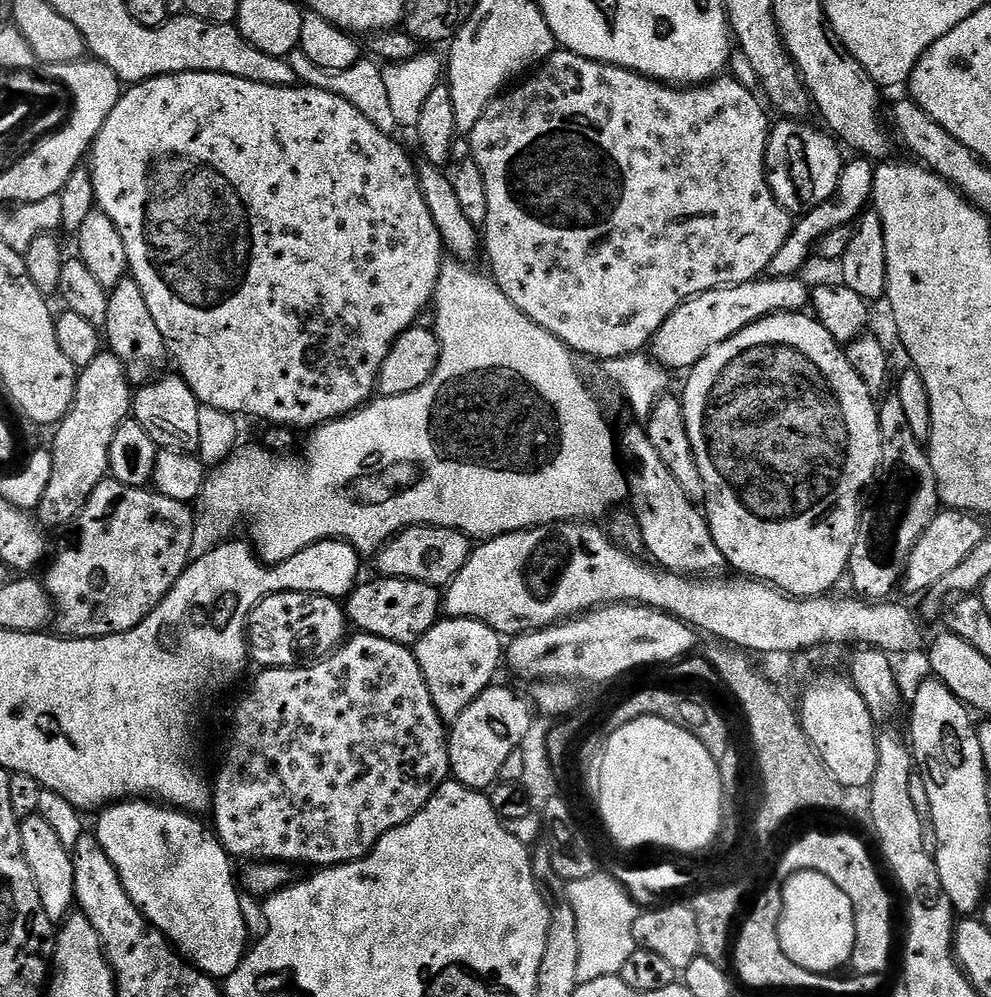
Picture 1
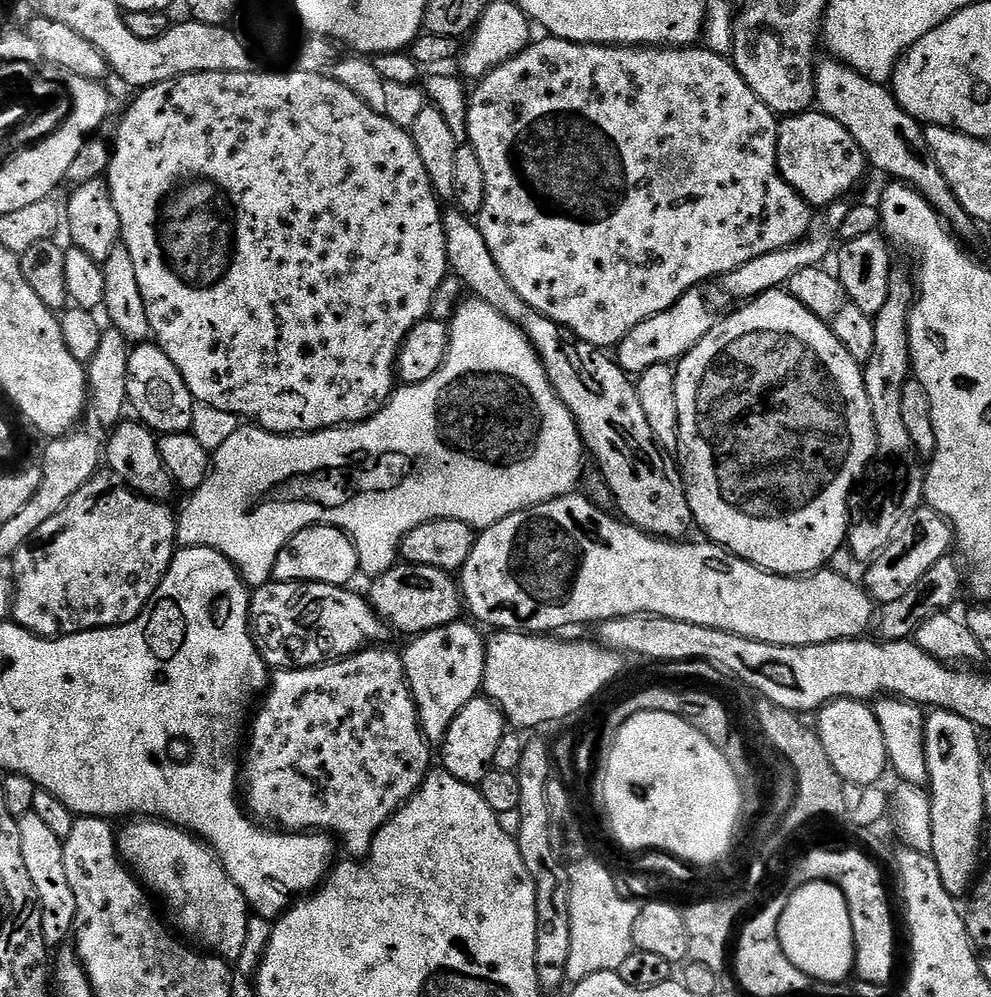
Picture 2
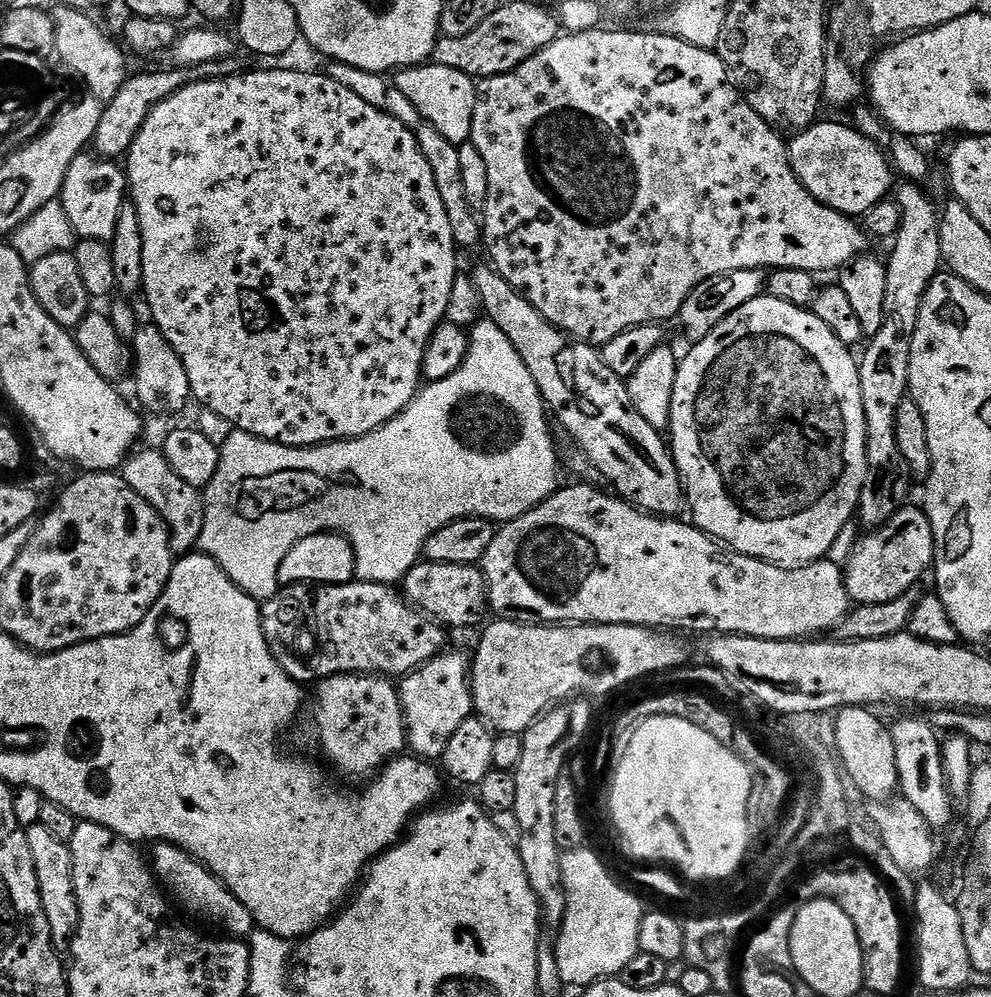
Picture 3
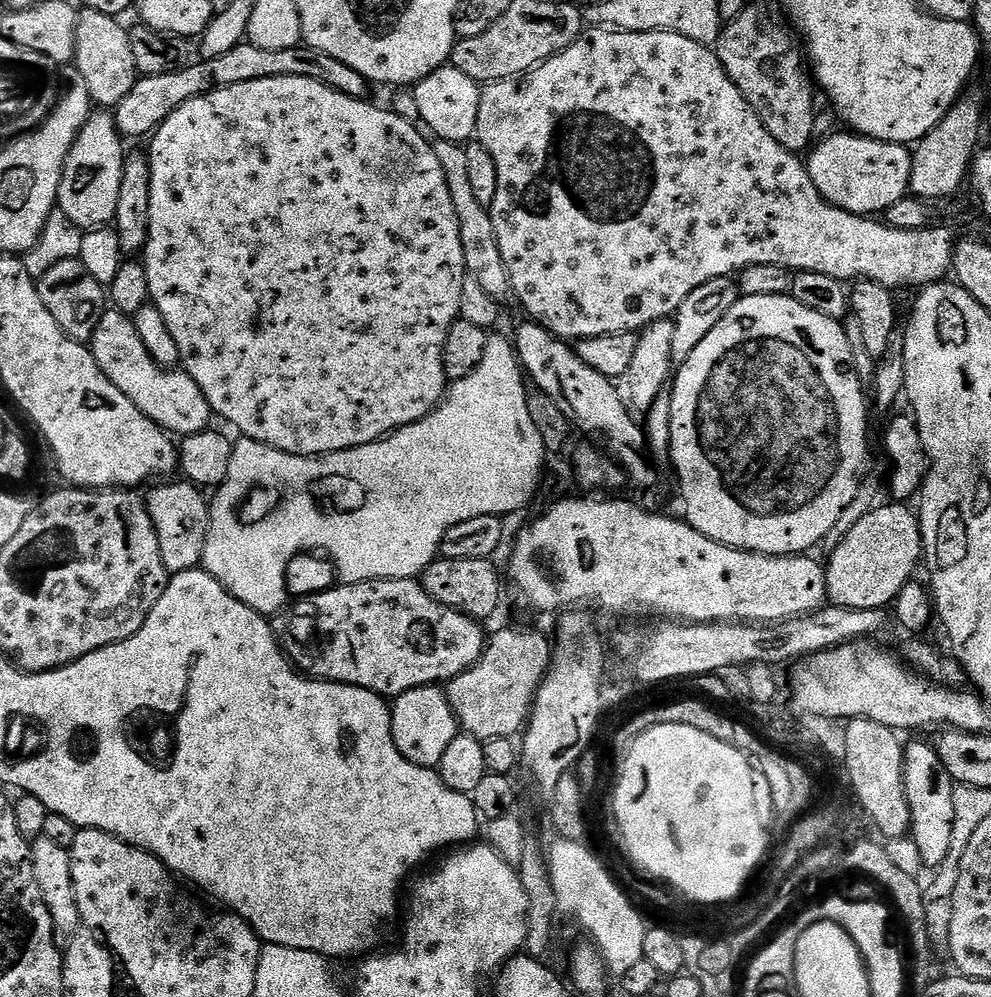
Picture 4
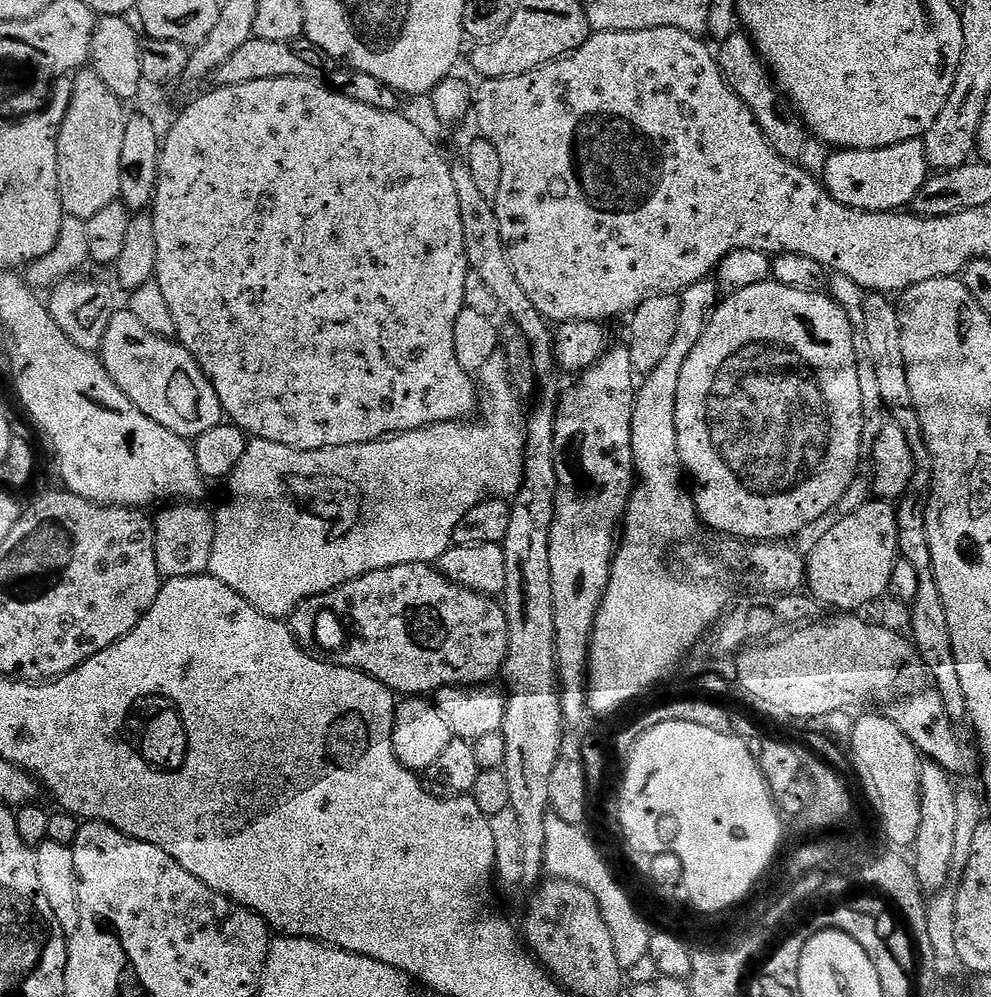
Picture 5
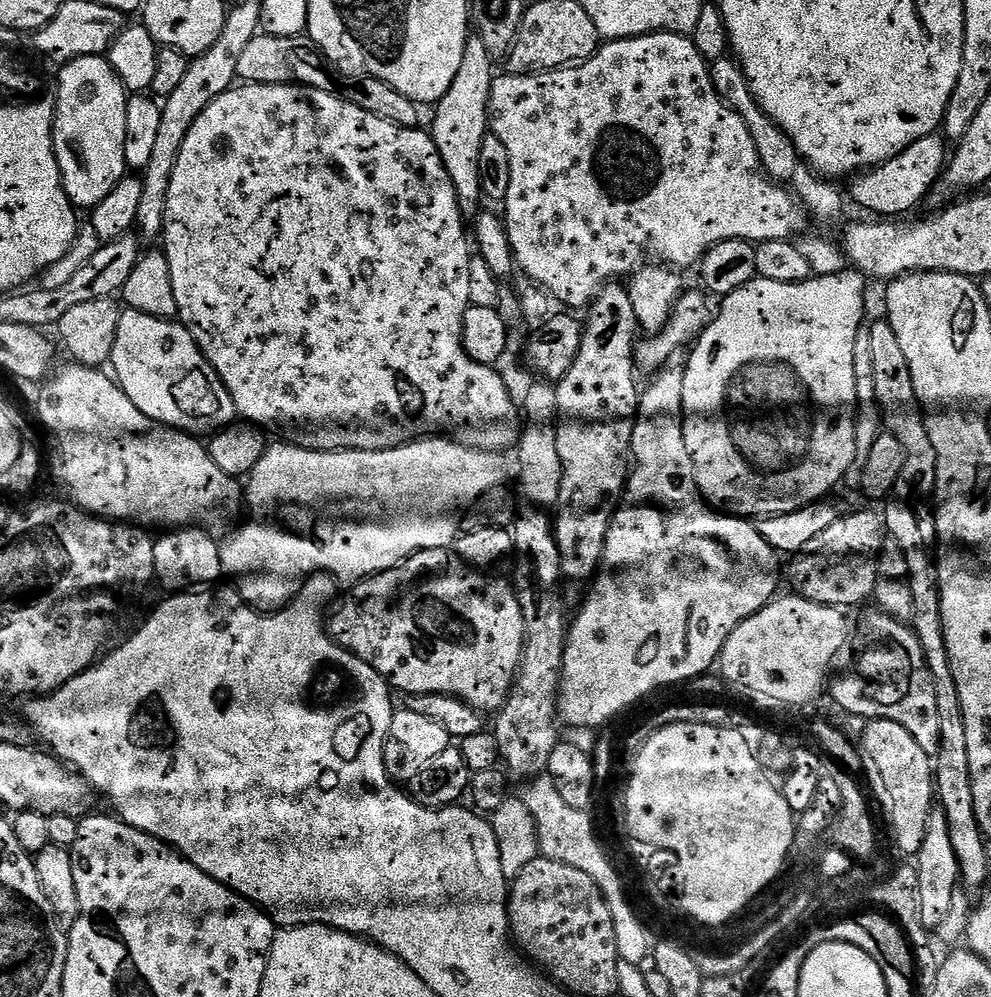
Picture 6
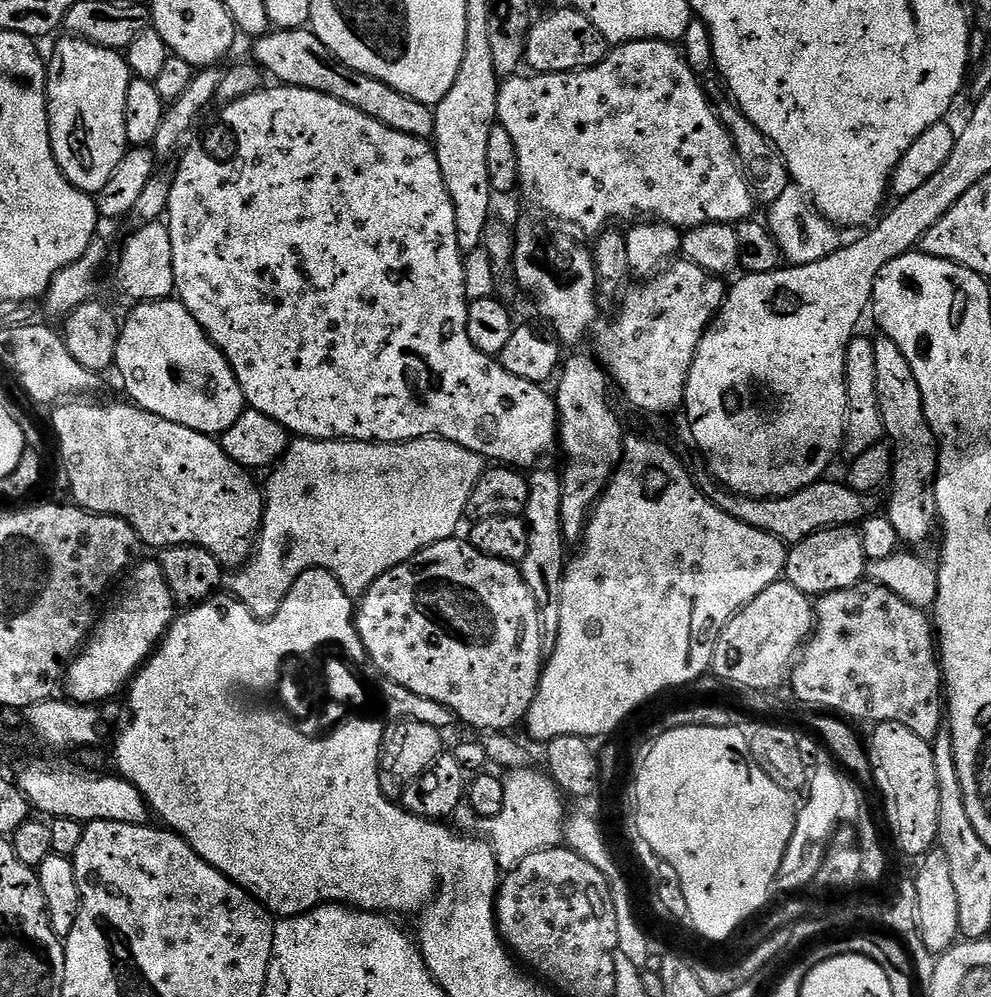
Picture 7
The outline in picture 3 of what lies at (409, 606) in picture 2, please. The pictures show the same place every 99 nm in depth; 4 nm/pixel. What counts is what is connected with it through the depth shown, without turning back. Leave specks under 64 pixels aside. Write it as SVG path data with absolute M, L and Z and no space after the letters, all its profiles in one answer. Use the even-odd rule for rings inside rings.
M418 562L404 575L402 595L413 608L448 630L476 627L479 629L490 616L488 584L484 580L483 571L475 564Z

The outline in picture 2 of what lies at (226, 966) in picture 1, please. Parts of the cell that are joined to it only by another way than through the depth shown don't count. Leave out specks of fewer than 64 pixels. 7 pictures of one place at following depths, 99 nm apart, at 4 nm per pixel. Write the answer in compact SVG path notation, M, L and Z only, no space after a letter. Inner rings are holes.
M151 818L129 824L132 824L129 828L119 829L118 847L120 858L132 875L149 893L160 895L161 902L172 911L177 926L193 945L201 944L196 946L221 960L236 962L241 959L250 919L248 899L234 886L215 852L199 836L175 824Z

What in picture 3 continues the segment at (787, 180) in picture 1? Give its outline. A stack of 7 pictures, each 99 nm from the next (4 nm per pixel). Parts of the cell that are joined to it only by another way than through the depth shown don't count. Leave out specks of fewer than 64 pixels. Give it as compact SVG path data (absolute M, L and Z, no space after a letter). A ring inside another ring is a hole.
M851 123L811 124L806 131L791 137L788 157L802 186L818 202L849 218L862 218L871 208L889 199L894 188L894 169L885 149L863 136Z

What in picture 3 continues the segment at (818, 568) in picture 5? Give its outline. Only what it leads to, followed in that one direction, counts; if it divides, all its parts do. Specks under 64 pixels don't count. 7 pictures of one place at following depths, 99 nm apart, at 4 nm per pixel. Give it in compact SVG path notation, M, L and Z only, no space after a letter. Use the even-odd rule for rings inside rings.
M905 506L891 522L869 531L852 548L848 565L843 565L844 585L853 605L881 604L913 591L924 571L933 567L936 558L934 530L923 507Z

